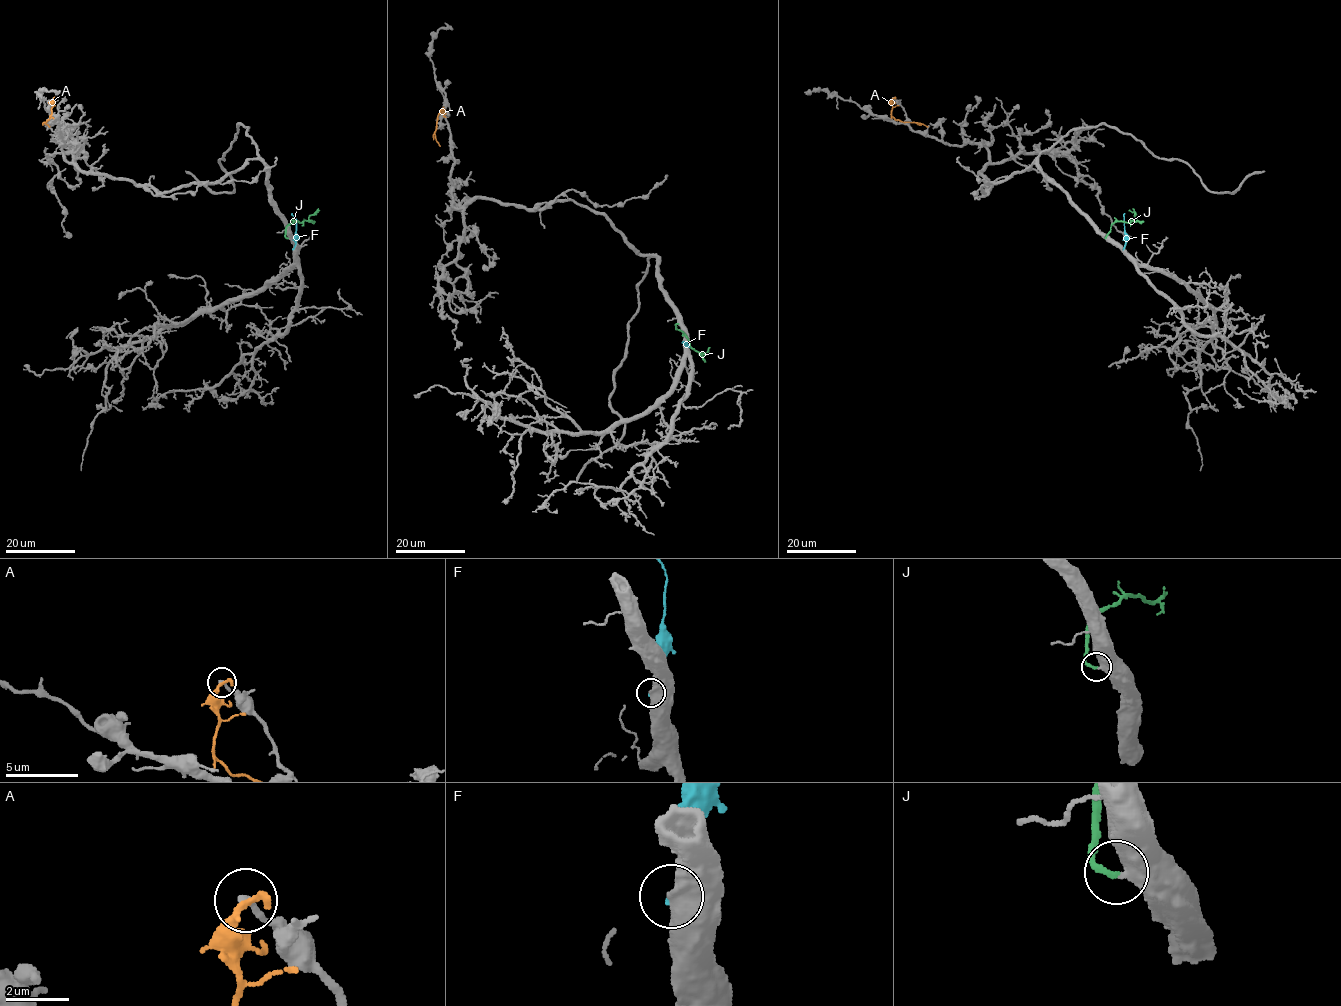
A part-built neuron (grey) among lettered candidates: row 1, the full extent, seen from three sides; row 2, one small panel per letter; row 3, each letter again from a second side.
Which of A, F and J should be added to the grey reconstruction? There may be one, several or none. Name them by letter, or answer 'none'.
J

